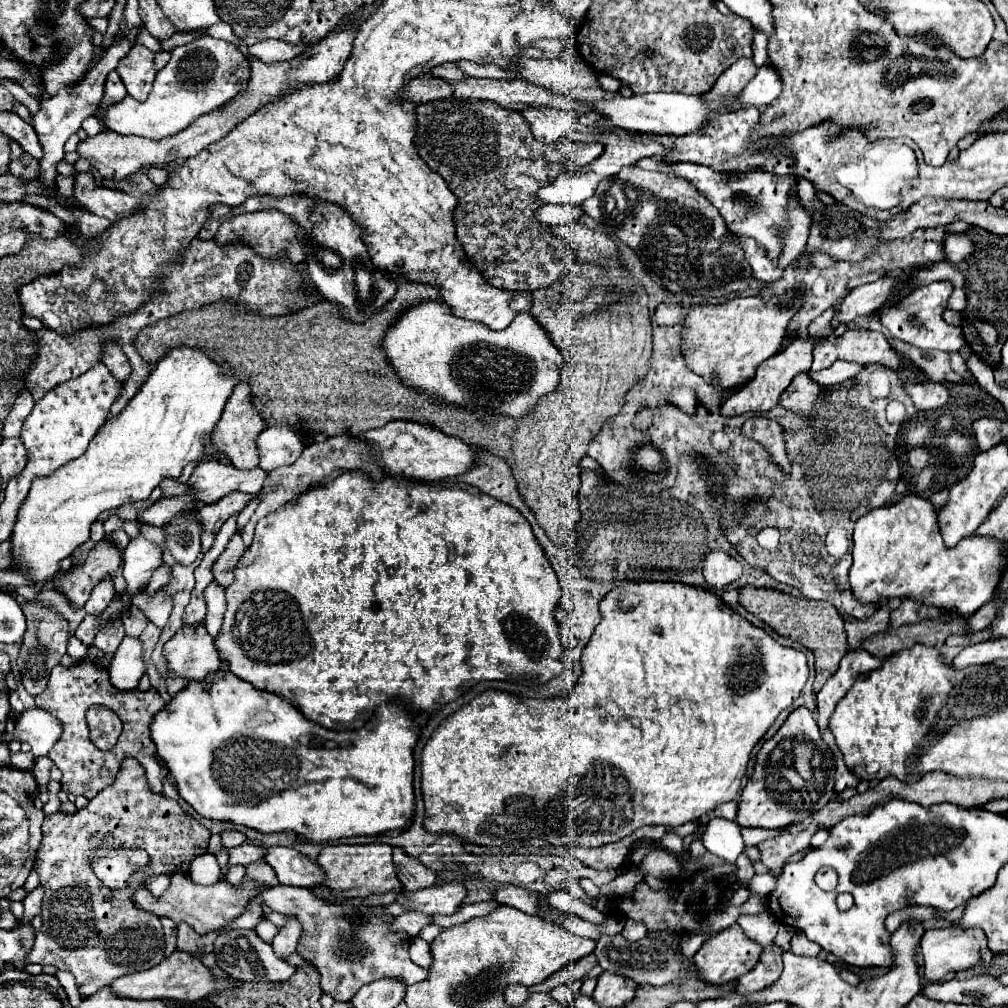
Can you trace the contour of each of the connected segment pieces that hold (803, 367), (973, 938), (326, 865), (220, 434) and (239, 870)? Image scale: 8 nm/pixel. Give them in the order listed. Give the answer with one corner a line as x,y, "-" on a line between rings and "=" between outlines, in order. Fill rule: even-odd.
806,335
804,341
792,341
784,351
776,353
776,357
770,357
768,361
764,361
758,367
756,375
724,401
722,413
732,417
732,415
742,415
742,413
752,413
752,411
768,411
768,409
776,407
778,401
780,401
780,395
790,385
792,377
810,369
810,365
812,365
812,347
814,347
814,341
812,341
812,337
=
932,929
926,931
922,937
922,955
924,955
924,977
928,981
940,979
948,973
956,973
962,969
970,969
976,963
980,963
984,957
982,953
990,951
988,939
984,937
984,931
960,931
960,929
=
370,843
370,845
326,845
320,851
316,863
328,875
328,887
334,889
340,897
368,897
370,893
388,893
402,891
402,883
394,871
392,847
386,843
=
238,383
236,389
232,391
232,395
226,401
222,419
220,419
220,423
218,423
218,427
216,427
214,435
212,435
212,441
216,443
216,447
220,451
224,451
230,457
230,461
238,469
254,469
258,465
258,461
260,461
256,439
268,427
270,427
268,421
264,421
264,417
260,417
260,413
256,413
256,407
252,405
252,399
248,399
248,385
=
234,865
226,873
226,881
232,883
232,885
240,885
240,881
244,881
244,877
246,877
246,867
244,865

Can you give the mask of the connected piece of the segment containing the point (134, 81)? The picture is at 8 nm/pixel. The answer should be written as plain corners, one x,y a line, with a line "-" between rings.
134,45
132,53
128,53
128,57
122,57
118,61
118,75
122,77
128,95
134,97
136,101
144,101
150,93
152,81
156,77
156,69
154,69
154,53
148,51
144,45

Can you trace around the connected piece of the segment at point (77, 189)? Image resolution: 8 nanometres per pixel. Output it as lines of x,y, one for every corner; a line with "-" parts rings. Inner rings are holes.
90,171
74,175
74,199
84,209
106,217
108,221
118,221
140,205
140,201
130,193
98,185

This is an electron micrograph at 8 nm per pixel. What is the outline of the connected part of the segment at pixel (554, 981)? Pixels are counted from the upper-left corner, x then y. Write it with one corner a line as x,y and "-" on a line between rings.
590,953
582,959
576,959
572,963
568,963
566,967
562,967
560,971
552,973
548,979
544,979
542,983
536,983
532,987
528,987
528,993
540,993
540,991
552,991
554,987
558,985
564,985
564,983
570,983
570,981
576,981
576,979
584,979
584,975
596,965
596,955

